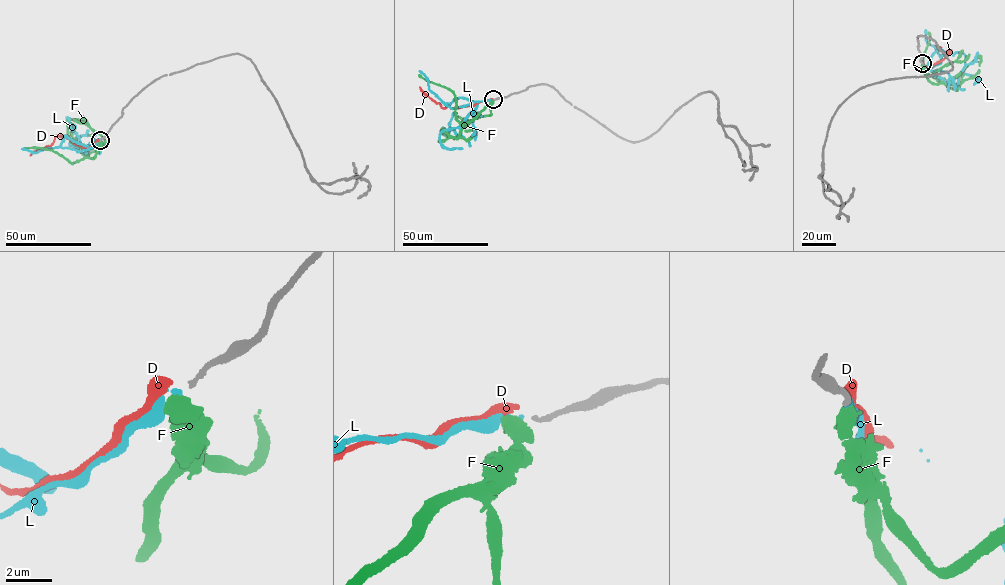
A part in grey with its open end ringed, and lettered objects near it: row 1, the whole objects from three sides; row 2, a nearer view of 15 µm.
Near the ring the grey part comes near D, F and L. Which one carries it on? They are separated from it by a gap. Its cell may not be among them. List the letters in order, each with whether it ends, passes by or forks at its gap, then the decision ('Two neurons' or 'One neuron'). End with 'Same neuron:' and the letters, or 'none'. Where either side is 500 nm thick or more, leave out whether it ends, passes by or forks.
D: It ends there. Two neurons
F: Two neurons
L: It ends there. One neuron
Same neuron: L

